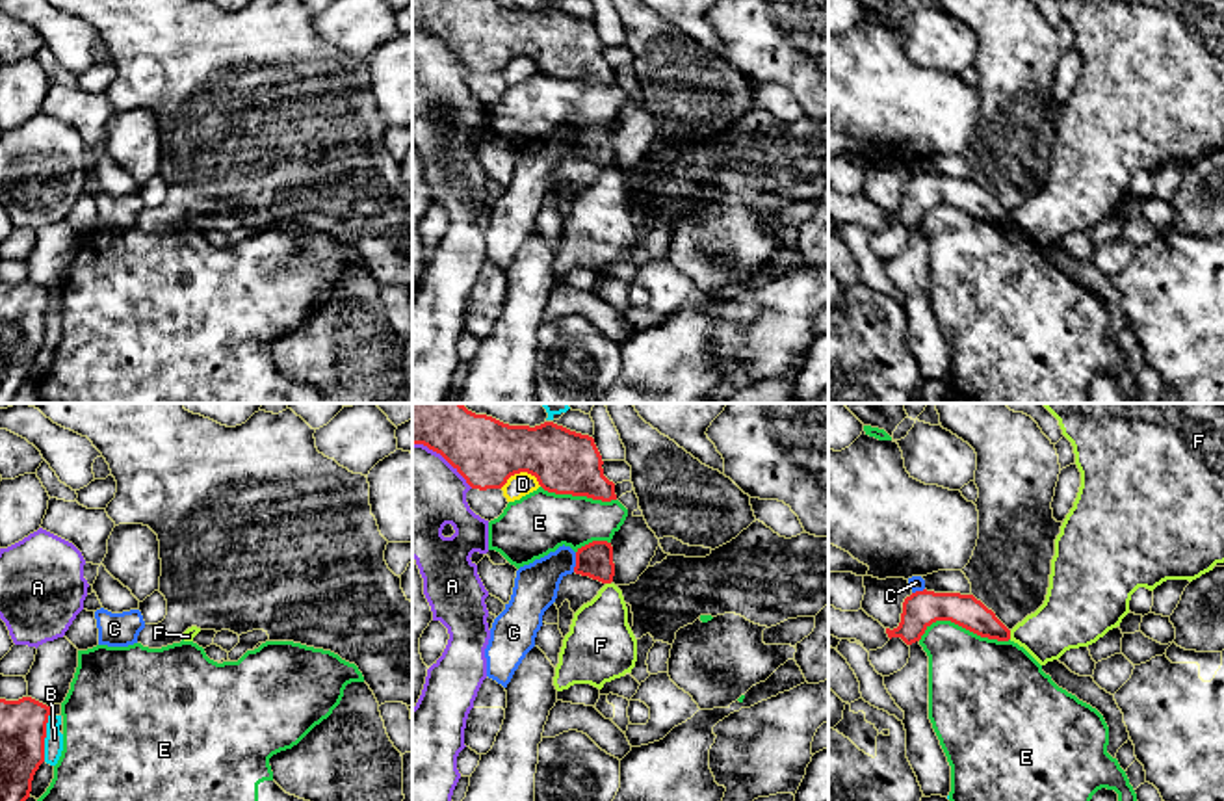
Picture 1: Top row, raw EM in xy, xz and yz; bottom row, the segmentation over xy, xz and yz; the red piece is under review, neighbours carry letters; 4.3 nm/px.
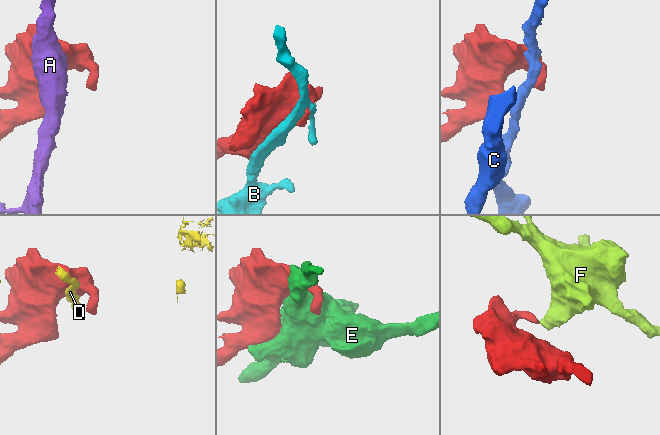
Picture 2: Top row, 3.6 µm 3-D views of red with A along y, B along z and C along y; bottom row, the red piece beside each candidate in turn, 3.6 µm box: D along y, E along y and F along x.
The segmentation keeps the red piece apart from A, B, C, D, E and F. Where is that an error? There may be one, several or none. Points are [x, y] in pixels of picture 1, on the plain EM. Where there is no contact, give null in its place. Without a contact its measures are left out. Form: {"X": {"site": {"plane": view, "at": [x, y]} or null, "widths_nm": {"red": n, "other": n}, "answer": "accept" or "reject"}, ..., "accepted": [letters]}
{"A": {"site": {"plane": "xz", "at": [442, 39]}, "widths_nm": {"red": 300, "other": 400}, "answer": "reject"}, "B": {"site": {"plane": "xy", "at": [45, 320]}, "widths_nm": {"red": 200, "other": 80}, "answer": "reject"}, "C": {"site": {"plane": "xz", "at": [576, 145]}, "widths_nm": {"red": 160, "other": 190}, "answer": "reject"}, "D": {"site": {"plane": "xz", "at": [520, 54]}, "widths_nm": {"red": 300, "other": 100}, "answer": "reject"}, "E": {"site": {"plane": "yz", "at": [963, 210]}, "widths_nm": {"red": 160, "other": 400}, "answer": "reject"}, "F": {"site": {"plane": "yz", "at": [1009, 218]}, "widths_nm": {"red": 140, "other": 240}, "answer": "reject"}, "accepted": []}

